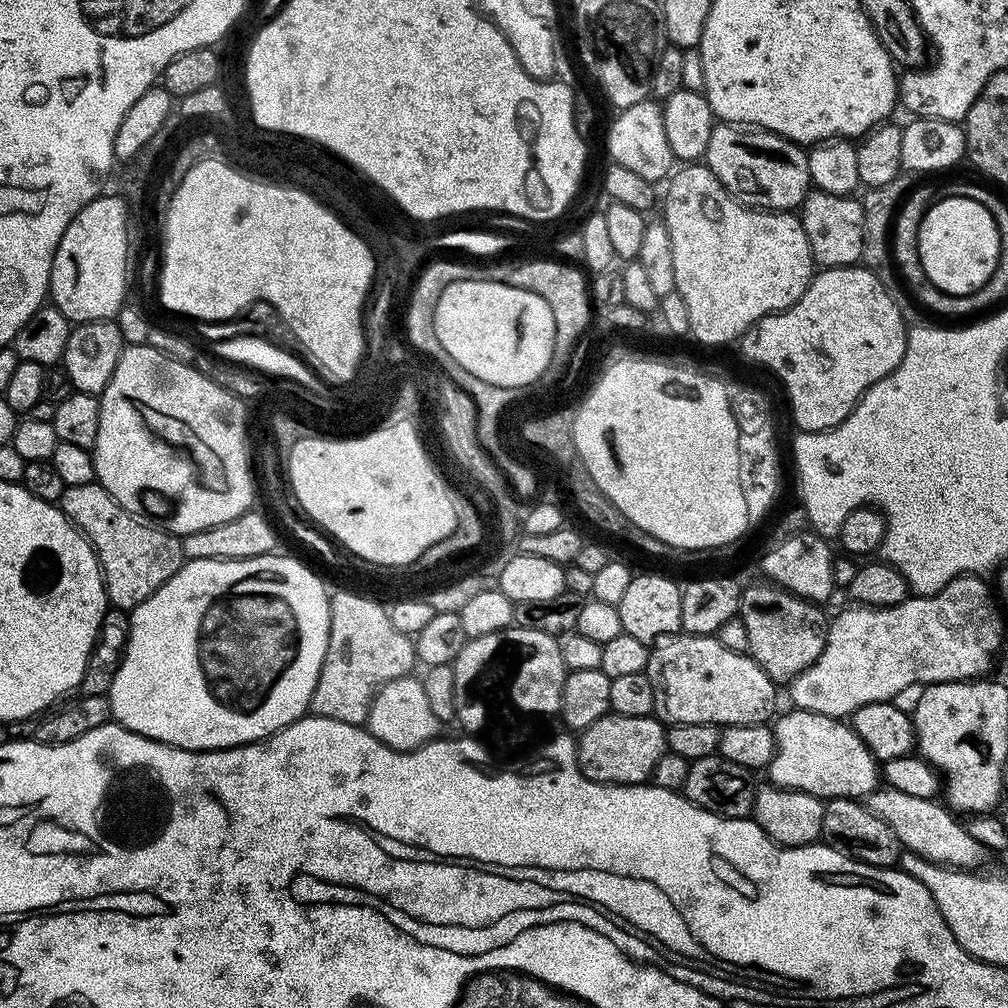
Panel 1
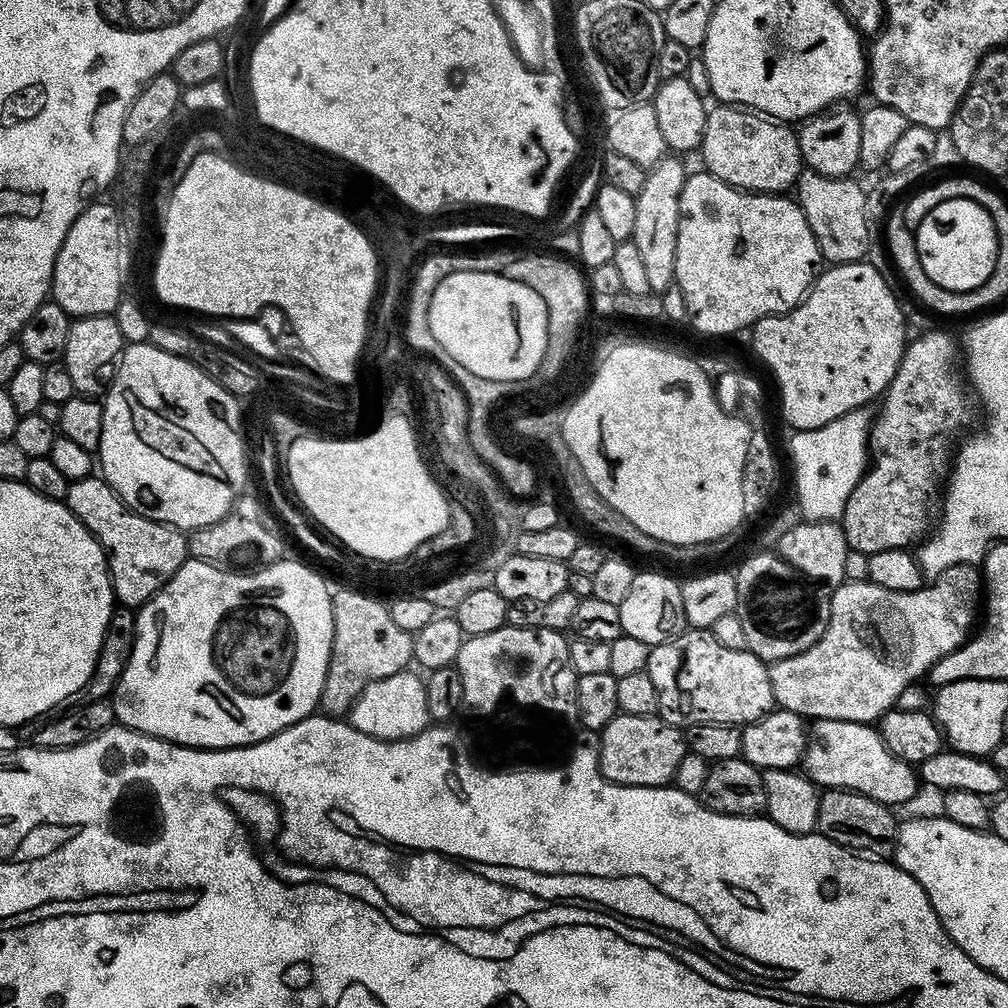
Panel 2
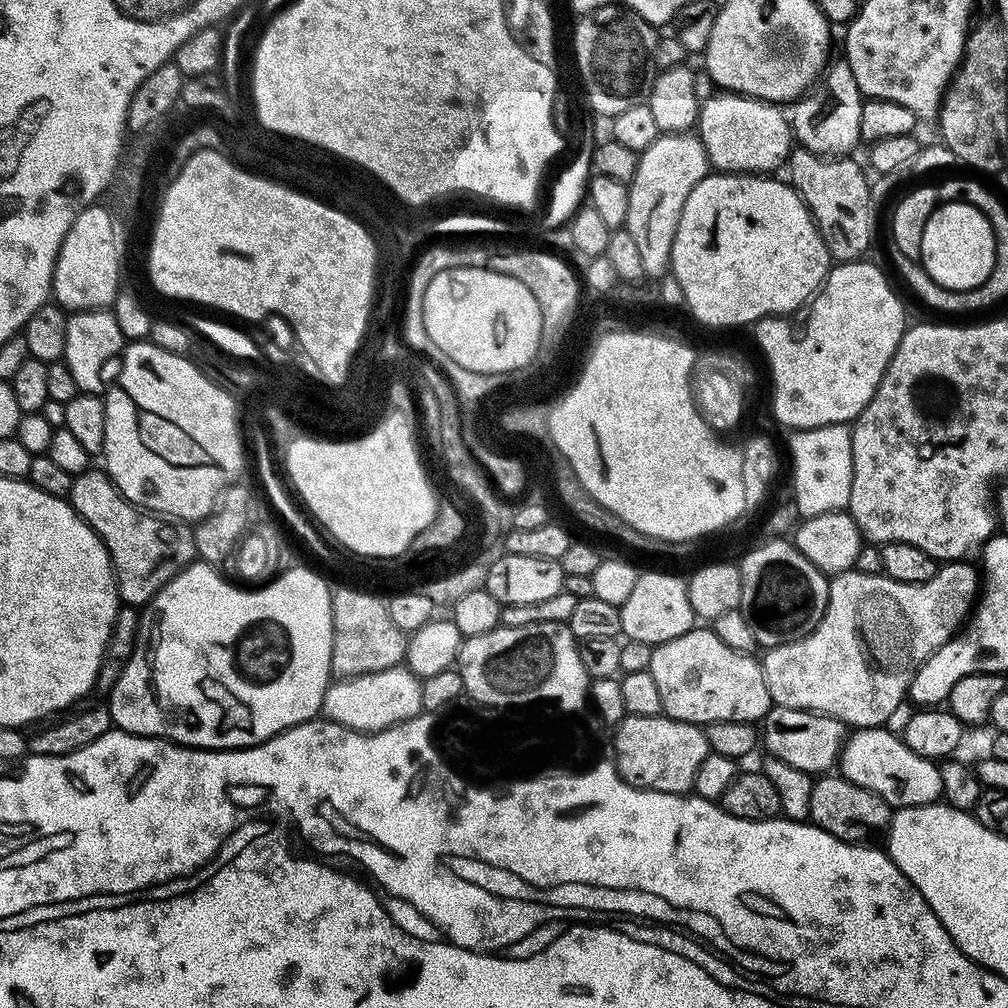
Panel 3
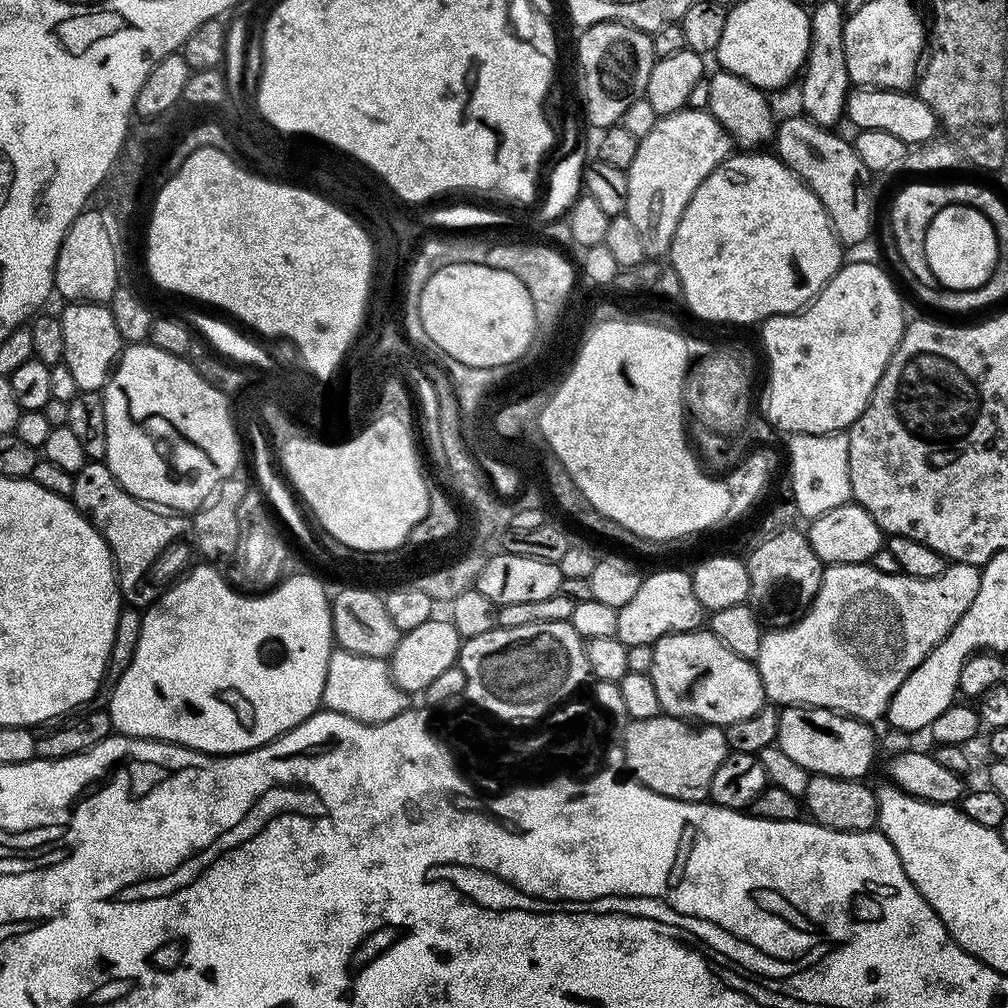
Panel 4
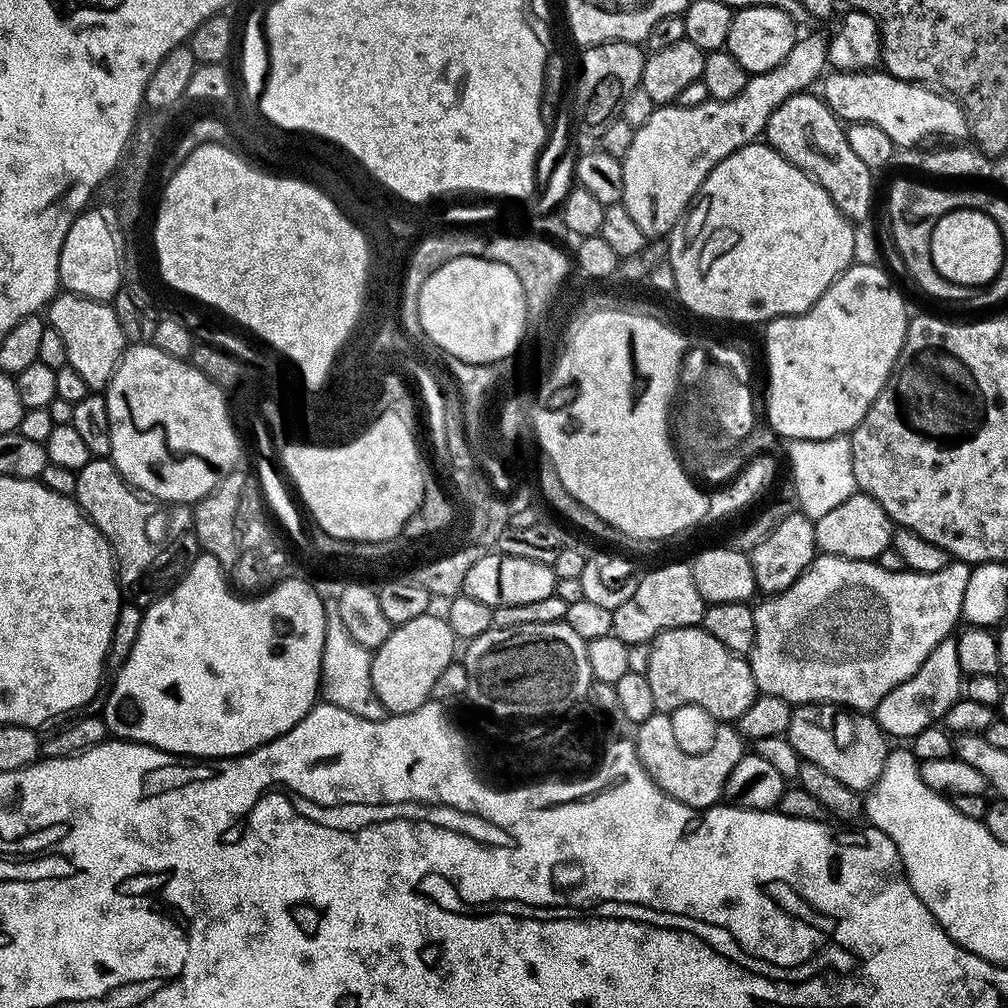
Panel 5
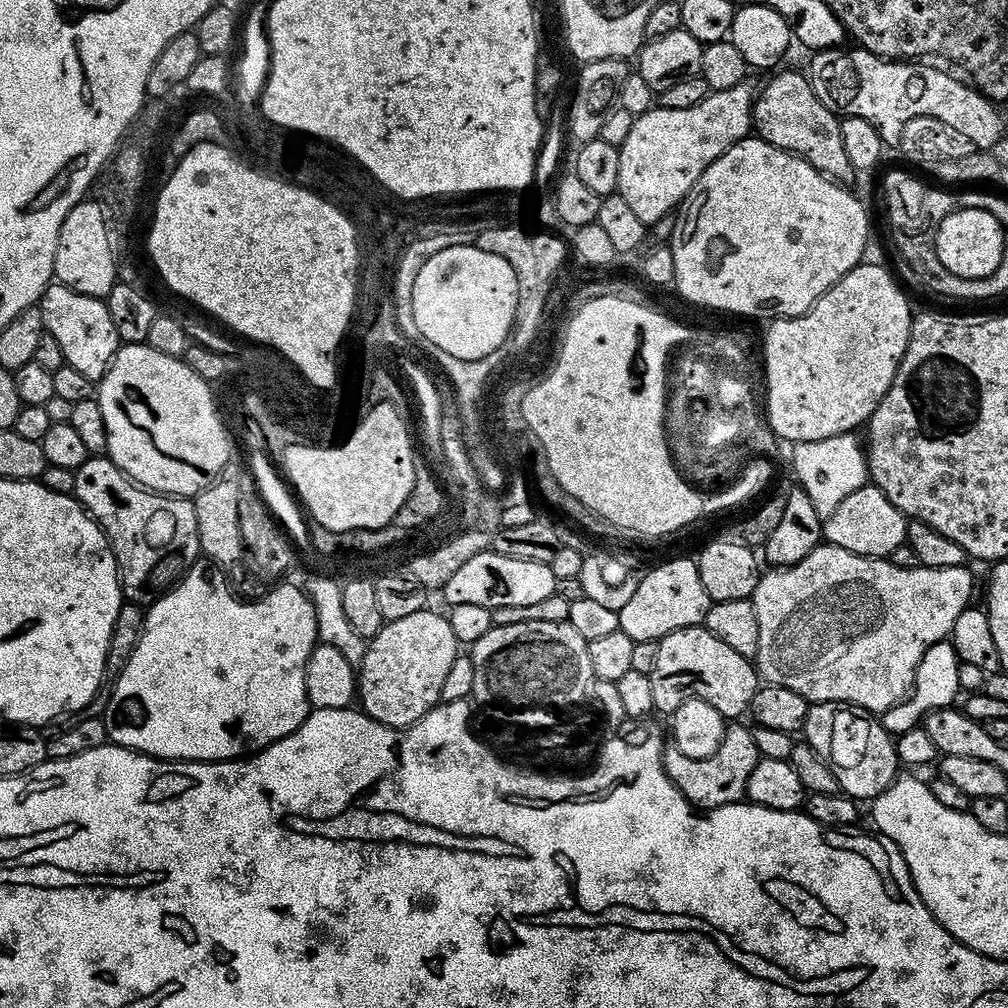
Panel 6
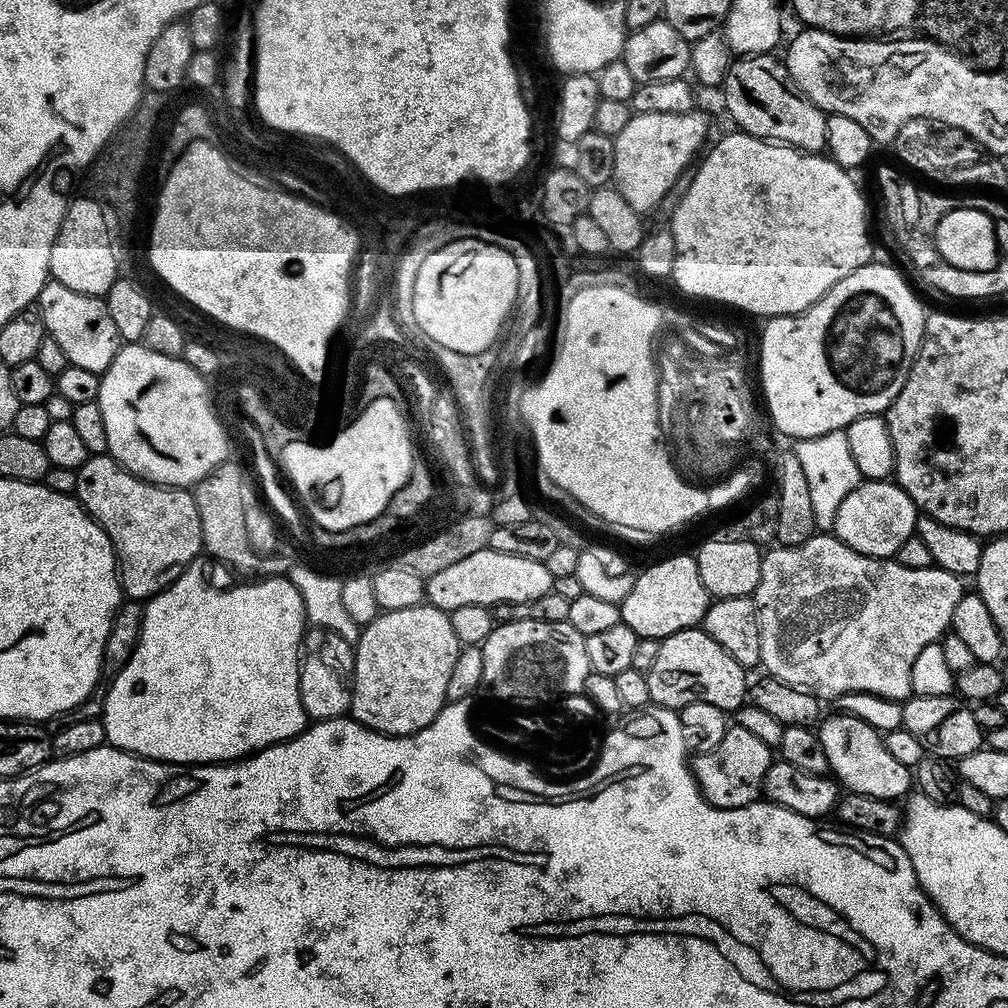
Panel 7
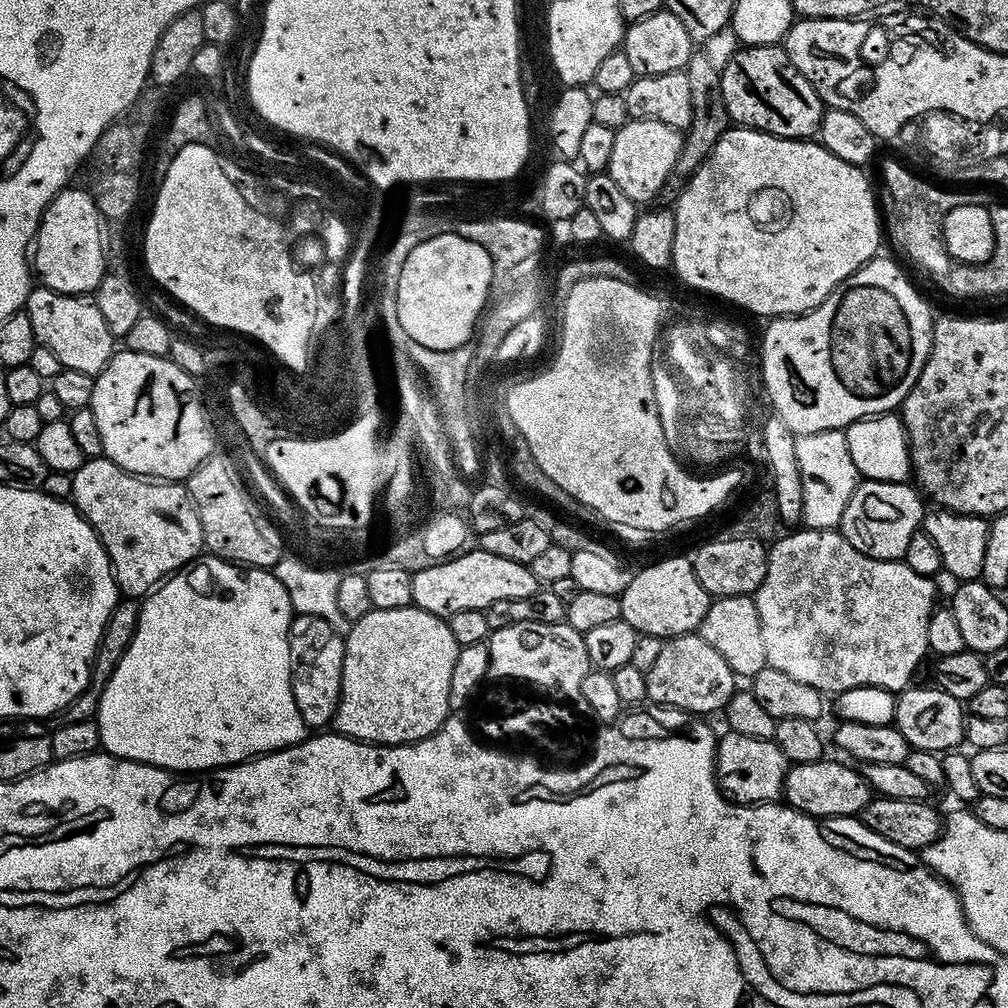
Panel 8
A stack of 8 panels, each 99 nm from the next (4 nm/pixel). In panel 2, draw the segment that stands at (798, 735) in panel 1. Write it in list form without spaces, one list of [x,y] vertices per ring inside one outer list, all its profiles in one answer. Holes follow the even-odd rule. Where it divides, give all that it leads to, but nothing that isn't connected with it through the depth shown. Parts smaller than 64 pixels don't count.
[[[815,721],[810,728],[802,768],[808,779],[821,789],[849,788],[889,806],[904,804],[916,796],[918,776],[913,765],[890,755],[879,731],[871,723]]]

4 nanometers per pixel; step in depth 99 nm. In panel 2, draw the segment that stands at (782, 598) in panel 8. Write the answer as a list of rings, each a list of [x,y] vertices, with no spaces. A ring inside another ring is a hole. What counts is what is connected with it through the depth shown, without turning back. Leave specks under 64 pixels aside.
[[[959,564],[953,568],[947,568],[943,574],[935,577],[927,586],[914,590],[913,592],[886,590],[882,586],[872,583],[869,579],[863,580],[862,582],[845,582],[835,585],[831,597],[832,609],[830,610],[830,622],[826,626],[822,638],[818,642],[814,642],[814,646],[810,646],[810,650],[806,650],[802,654],[794,654],[785,660],[775,661],[775,663],[769,667],[768,677],[770,678],[770,686],[772,687],[772,699],[783,711],[793,712],[801,718],[809,718],[808,716],[812,716],[811,719],[813,721],[849,720],[850,722],[867,724],[869,722],[879,721],[880,717],[899,701],[896,699],[898,699],[919,676],[920,679],[927,677],[928,671],[930,671],[941,658],[949,656],[949,654],[956,651],[961,644],[969,639],[970,633],[973,631],[973,629],[971,630],[972,623],[976,620],[976,603],[978,603],[979,600],[981,603],[982,600],[982,572],[975,564]]]

